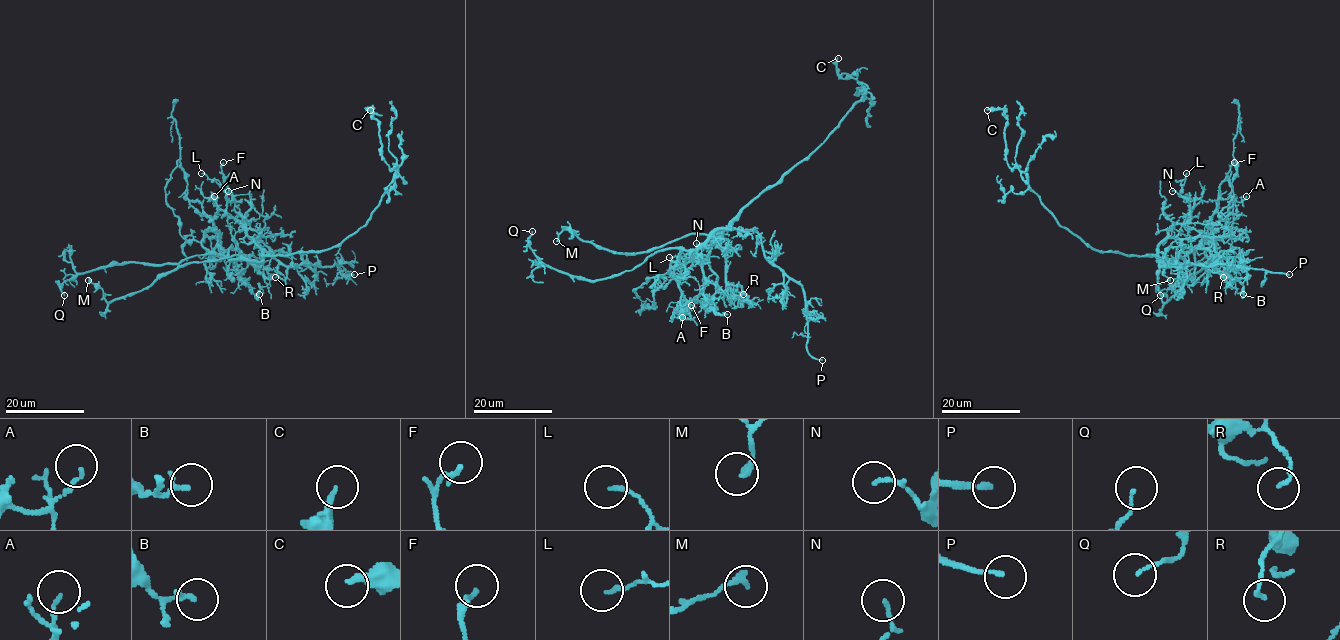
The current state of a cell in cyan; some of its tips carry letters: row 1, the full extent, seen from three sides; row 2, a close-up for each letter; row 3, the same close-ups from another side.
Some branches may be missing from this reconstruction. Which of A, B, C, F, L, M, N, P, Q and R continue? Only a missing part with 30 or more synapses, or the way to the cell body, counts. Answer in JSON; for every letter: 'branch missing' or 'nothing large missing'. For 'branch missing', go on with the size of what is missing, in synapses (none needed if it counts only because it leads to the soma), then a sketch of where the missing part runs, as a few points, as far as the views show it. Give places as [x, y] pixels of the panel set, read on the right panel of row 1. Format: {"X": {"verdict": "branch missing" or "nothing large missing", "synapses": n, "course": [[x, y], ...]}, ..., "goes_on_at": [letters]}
{"A": {"verdict": "nothing large missing"}, "B": {"verdict": "nothing large missing"}, "C": {"verdict": "nothing large missing"}, "F": {"verdict": "nothing large missing"}, "L": {"verdict": "nothing large missing"}, "M": {"verdict": "nothing large missing"}, "N": {"verdict": "nothing large missing"}, "P": {"verdict": "branch missing", "course": [[1289, 274], [1298, 293], [1307, 295], [1304, 307], [1312, 341], [1323, 353], [1336, 354], [1339, 379]]}, "Q": {"verdict": "nothing large missing"}, "R": {"verdict": "nothing large missing"}, "goes_on_at": ["P"]}

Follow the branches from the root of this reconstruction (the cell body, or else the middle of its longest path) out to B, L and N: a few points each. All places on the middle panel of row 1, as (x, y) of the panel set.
B: (744, 208), (730, 229), (716, 229), (697, 250), (707, 280), (703, 294), (714, 304), (715, 314), (727, 314)
L: (744, 208), (732, 225), (715, 240), (705, 261), (694, 260), (694, 253), (669, 257)
N: (744, 208), (732, 225), (715, 240), (705, 261), (694, 260), (696, 243)

